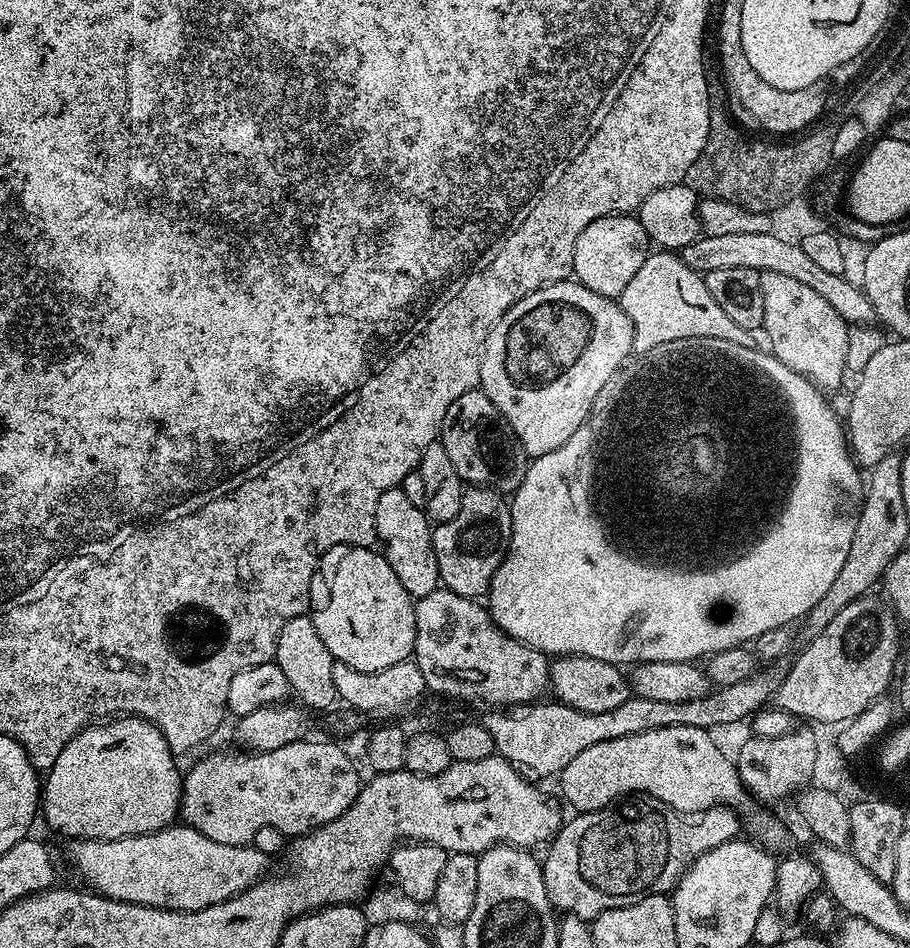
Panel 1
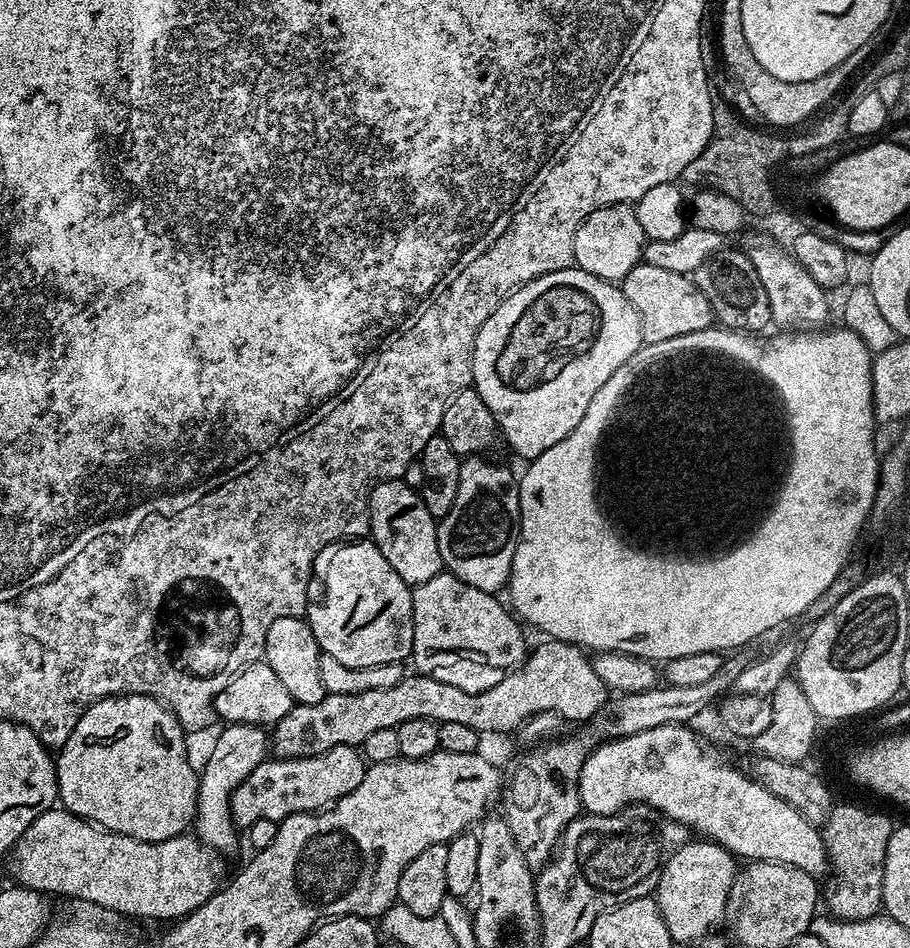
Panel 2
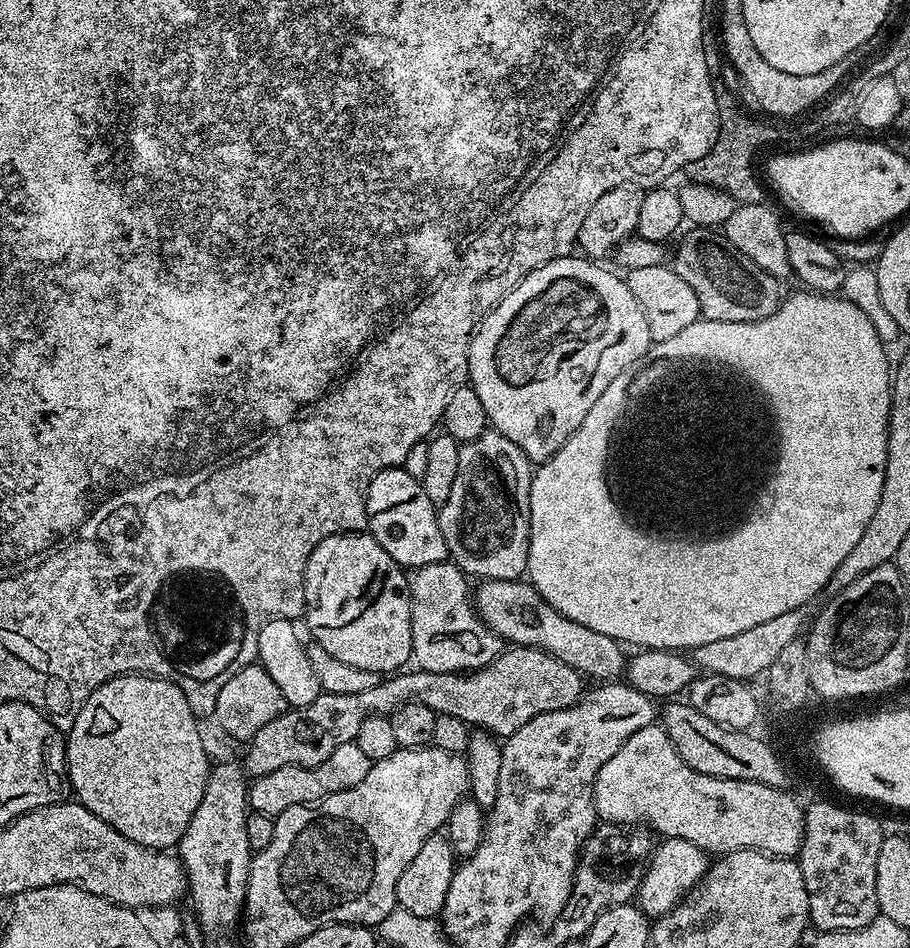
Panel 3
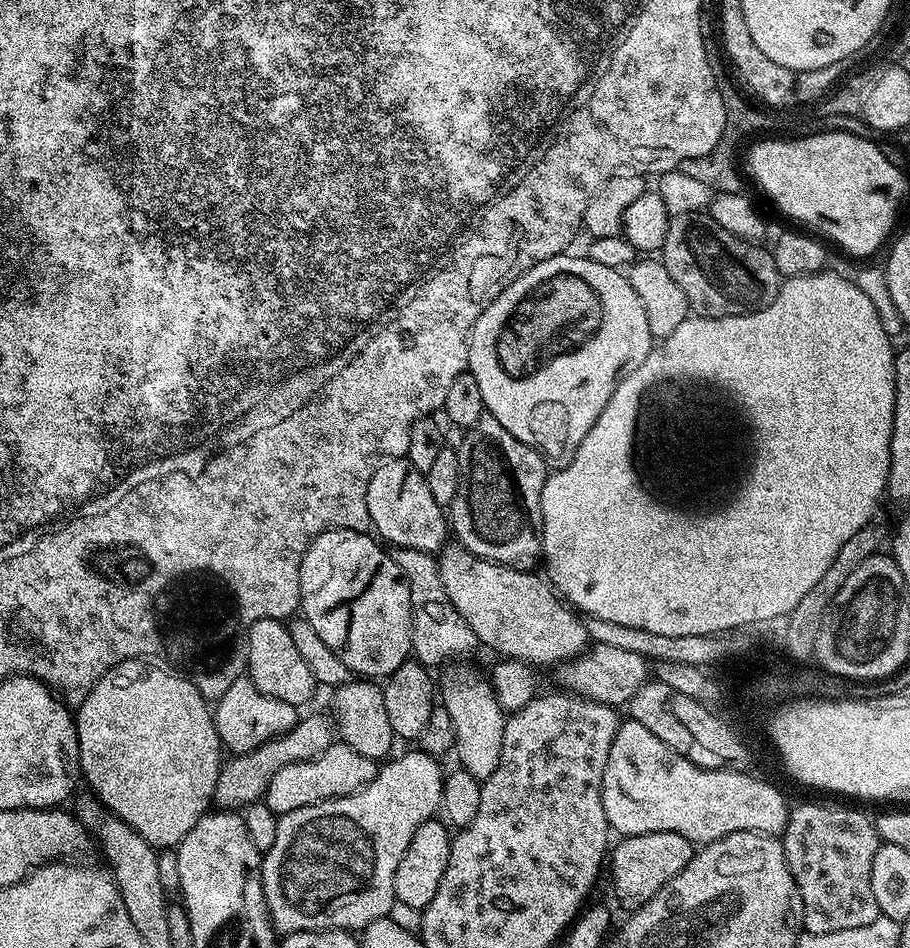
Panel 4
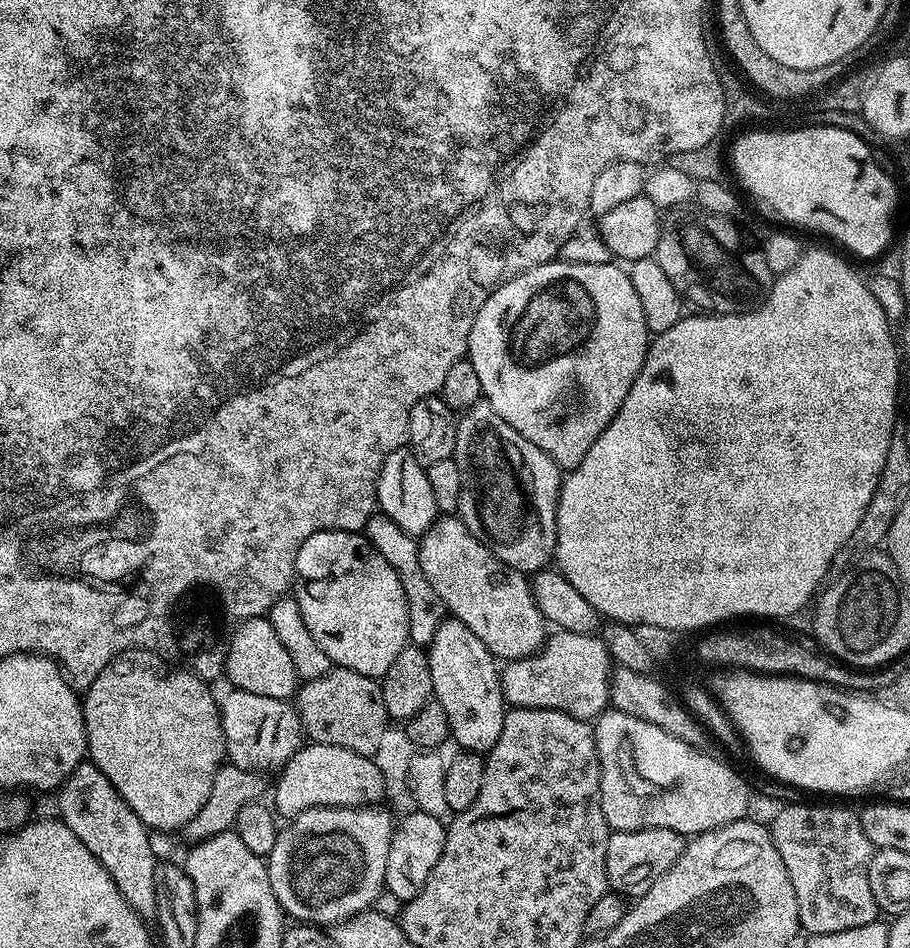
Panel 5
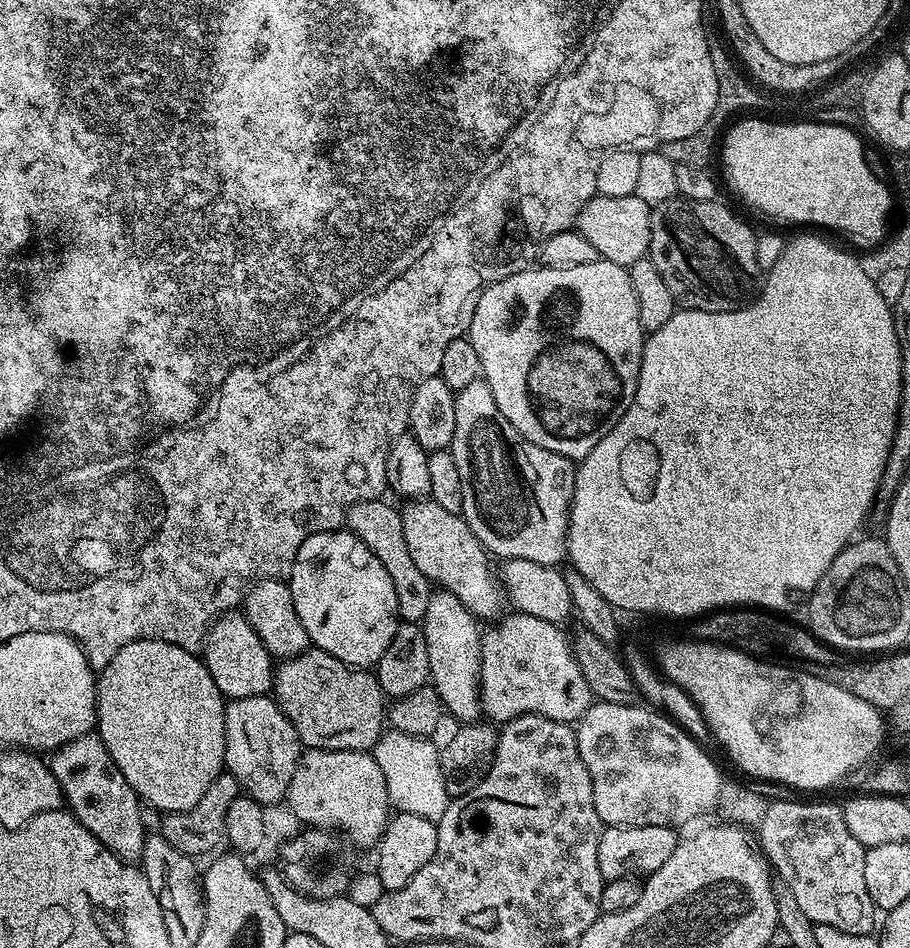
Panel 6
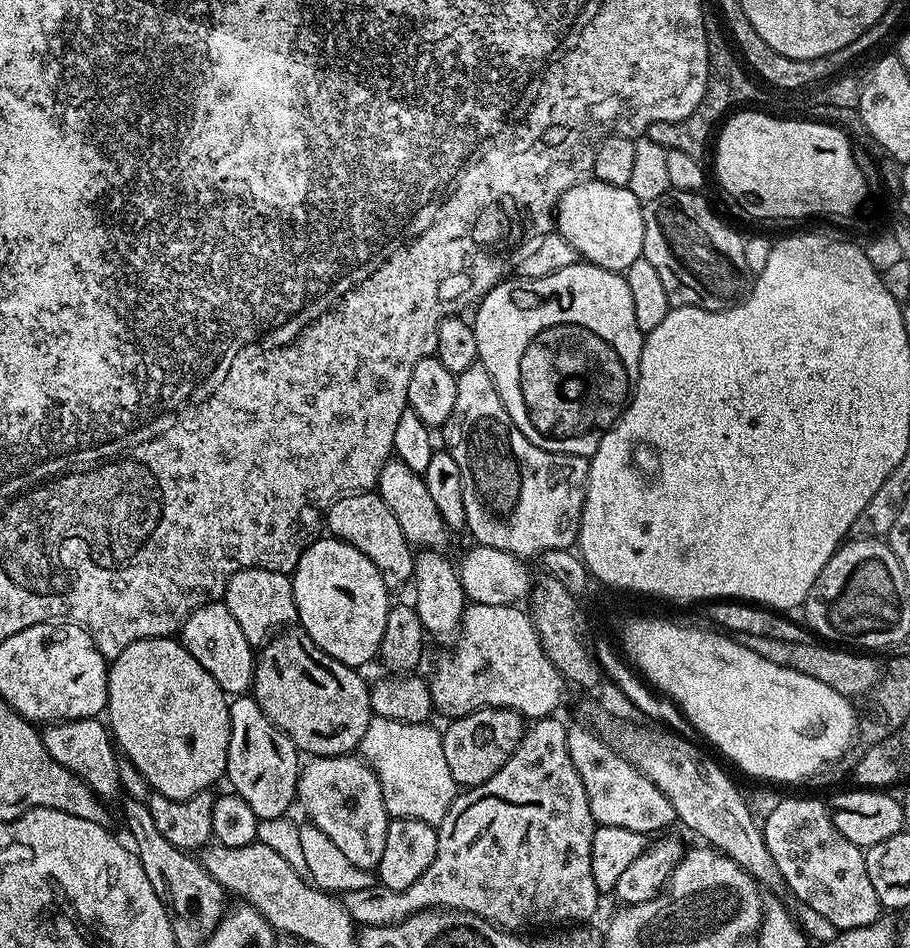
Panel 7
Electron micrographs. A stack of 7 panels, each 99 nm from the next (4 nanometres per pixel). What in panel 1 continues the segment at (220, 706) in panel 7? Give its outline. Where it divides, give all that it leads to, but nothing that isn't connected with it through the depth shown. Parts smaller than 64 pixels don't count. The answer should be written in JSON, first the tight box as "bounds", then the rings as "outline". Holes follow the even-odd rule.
{"bounds":[40,714,184,840],"outline":[[[127,714],[117,715],[115,718],[105,719],[103,722],[93,722],[83,728],[74,738],[70,738],[62,746],[62,754],[54,762],[52,768],[47,769],[42,780],[42,795],[40,806],[42,809],[42,820],[45,820],[56,832],[61,832],[67,838],[77,840],[117,840],[127,836],[141,836],[151,832],[163,832],[165,828],[173,827],[177,823],[180,814],[180,795],[184,789],[182,779],[182,768],[176,765],[177,757],[170,750],[166,738],[159,728],[155,728],[148,720],[140,716],[129,716]]]}

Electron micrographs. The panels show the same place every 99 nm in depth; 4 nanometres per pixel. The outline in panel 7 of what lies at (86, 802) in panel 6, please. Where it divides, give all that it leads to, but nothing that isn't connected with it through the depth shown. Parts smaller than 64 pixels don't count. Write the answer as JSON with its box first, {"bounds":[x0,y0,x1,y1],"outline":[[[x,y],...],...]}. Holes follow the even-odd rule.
{"bounds":[42,719,121,802],"outline":[[[103,719],[62,720],[47,725],[42,735],[46,750],[50,750],[50,758],[54,758],[54,762],[66,766],[66,770],[82,778],[82,782],[90,786],[95,796],[108,802],[111,801],[111,796],[121,795],[118,749]]]}

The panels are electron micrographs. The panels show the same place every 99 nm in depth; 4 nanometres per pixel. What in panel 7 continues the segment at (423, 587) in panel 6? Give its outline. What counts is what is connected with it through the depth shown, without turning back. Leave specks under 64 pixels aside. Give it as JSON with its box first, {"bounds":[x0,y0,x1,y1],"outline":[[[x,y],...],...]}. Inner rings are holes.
{"bounds":[326,491,413,585],"outline":[[[375,491],[353,492],[350,496],[334,501],[326,513],[326,528],[337,540],[344,540],[350,546],[362,550],[362,554],[366,554],[366,558],[370,558],[389,581],[397,580],[407,585],[413,579],[413,545],[408,543],[406,534],[402,534],[398,518],[390,514],[390,506],[386,506],[386,502],[382,502]]]}

